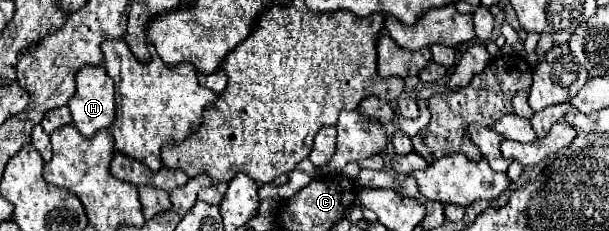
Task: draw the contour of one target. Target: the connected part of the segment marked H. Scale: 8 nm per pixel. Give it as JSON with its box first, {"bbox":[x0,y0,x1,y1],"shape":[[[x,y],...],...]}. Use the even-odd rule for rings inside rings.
{"bbox":[68,65,114,137],"shape":[[[84,65],[76,73],[76,93],[68,103],[74,127],[92,137],[114,121],[114,83],[104,67]]]}

